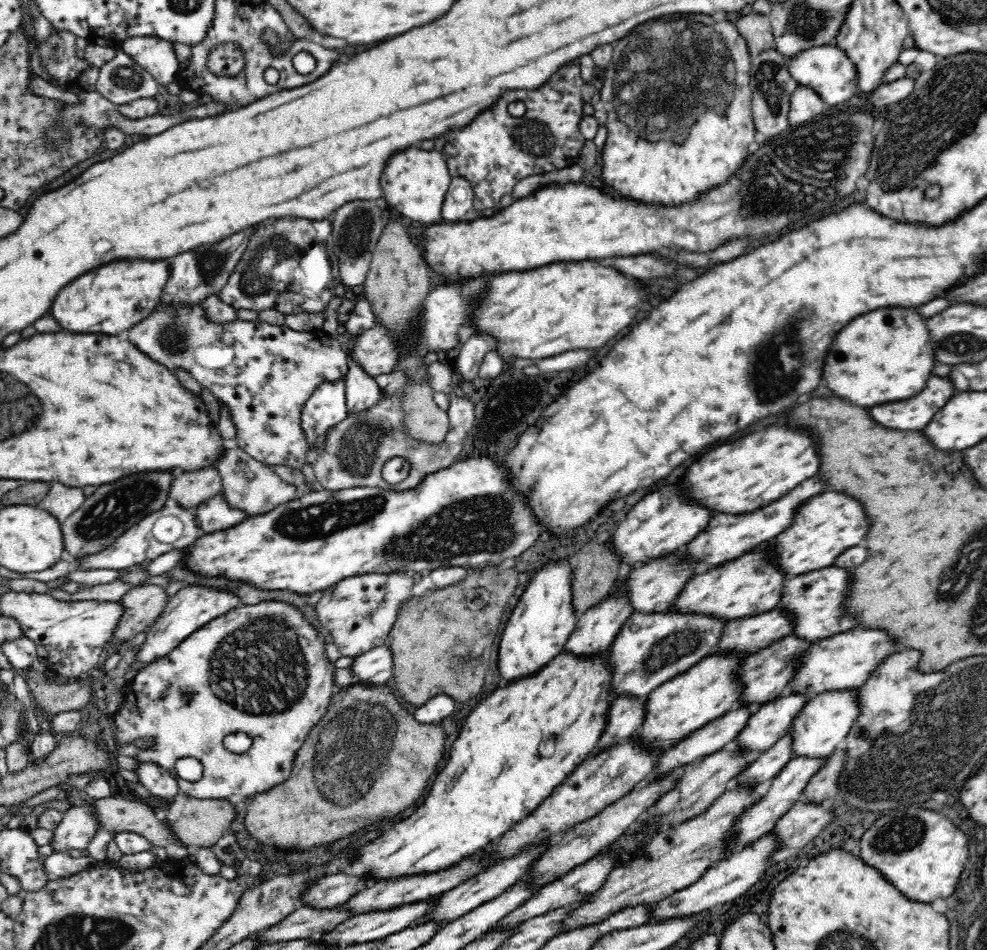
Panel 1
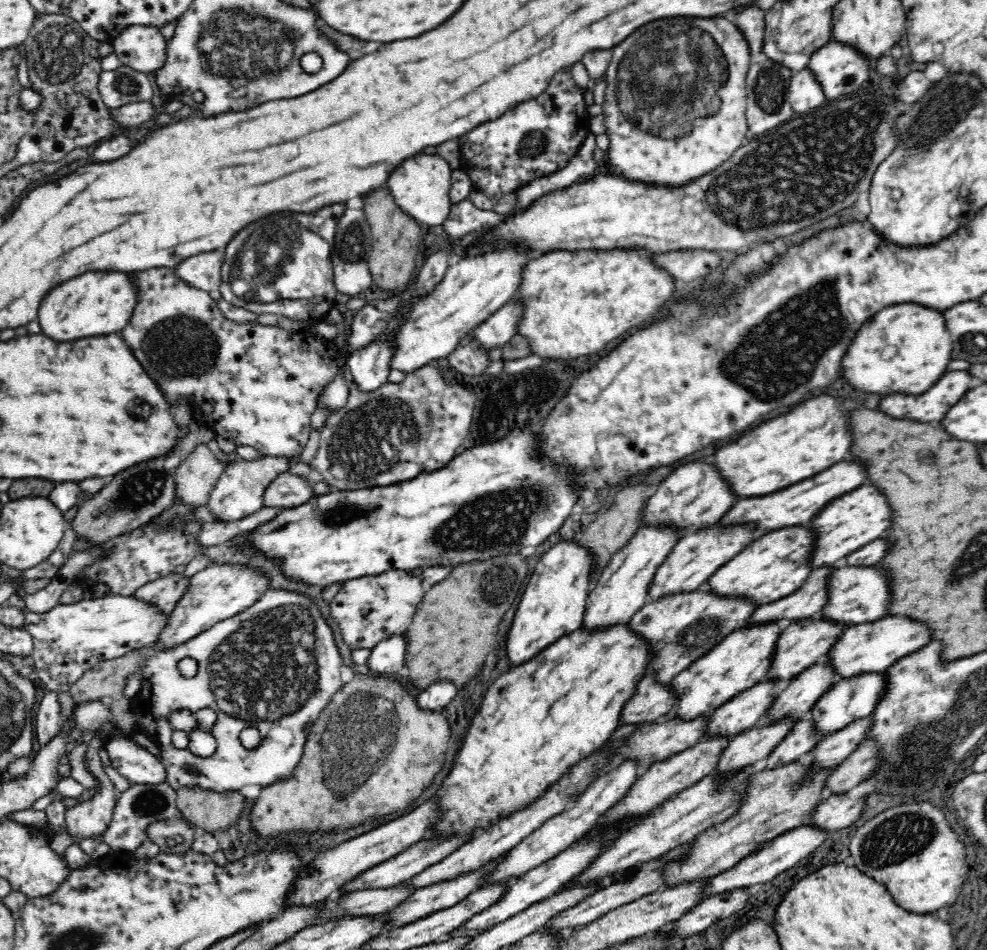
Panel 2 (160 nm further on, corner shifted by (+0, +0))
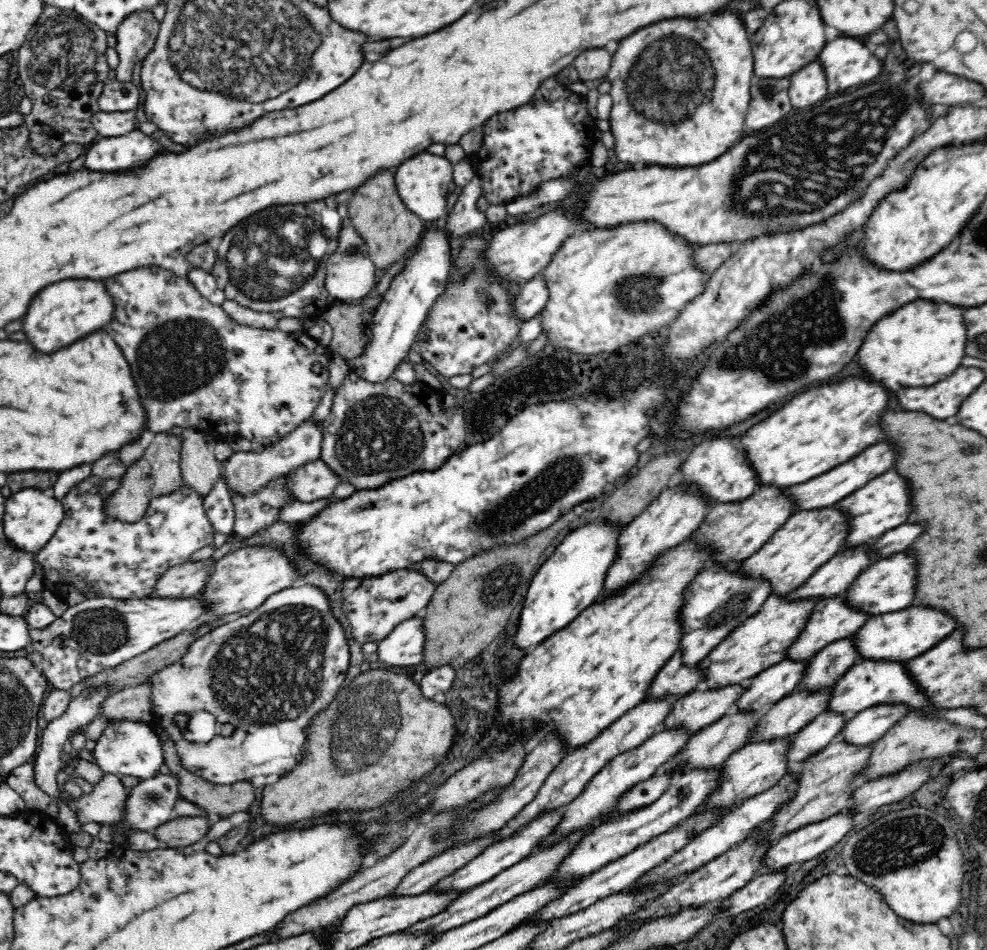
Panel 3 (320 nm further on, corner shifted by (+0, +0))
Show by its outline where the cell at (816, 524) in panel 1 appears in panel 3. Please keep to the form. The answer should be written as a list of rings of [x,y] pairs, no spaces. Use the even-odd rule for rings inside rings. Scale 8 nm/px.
[[[895,468],[883,472],[882,476],[873,478],[863,488],[846,496],[836,504],[845,512],[851,529],[844,548],[858,546],[862,542],[869,543],[880,538],[880,534],[888,532],[890,528],[904,524],[908,520],[908,516],[912,514],[912,510],[910,510],[912,502],[910,500],[912,500],[910,498],[910,486]]]

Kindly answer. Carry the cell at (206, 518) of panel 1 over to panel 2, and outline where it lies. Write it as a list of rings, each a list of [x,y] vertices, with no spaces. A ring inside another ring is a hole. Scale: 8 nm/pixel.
[[[301,454],[298,457],[260,455],[257,460],[243,460],[241,457],[226,465],[224,464],[222,474],[218,478],[218,483],[210,495],[207,507],[223,522],[240,520],[264,507],[264,494],[266,488],[274,482],[274,479],[282,473],[301,462]]]

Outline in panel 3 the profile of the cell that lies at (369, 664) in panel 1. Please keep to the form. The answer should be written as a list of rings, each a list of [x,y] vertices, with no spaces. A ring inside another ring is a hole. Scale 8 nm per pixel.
[[[410,617],[395,626],[379,643],[377,653],[390,666],[414,666],[423,662],[423,618]]]

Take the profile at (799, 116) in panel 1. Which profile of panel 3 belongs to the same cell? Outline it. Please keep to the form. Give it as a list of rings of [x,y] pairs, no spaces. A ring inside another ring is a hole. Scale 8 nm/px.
[[[819,59],[789,76],[789,99],[795,110],[822,102],[828,94],[828,80]]]

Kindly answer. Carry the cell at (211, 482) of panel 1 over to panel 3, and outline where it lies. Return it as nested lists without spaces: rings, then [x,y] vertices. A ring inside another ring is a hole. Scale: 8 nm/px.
[[[196,427],[186,428],[182,434],[181,473],[184,485],[202,496],[208,495],[222,473],[221,463],[212,452],[207,436]]]

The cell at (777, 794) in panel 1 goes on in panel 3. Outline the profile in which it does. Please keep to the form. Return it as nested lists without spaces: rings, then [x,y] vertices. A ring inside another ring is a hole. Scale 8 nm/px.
[[[906,703],[884,704],[851,715],[839,738],[852,744],[868,744],[883,737],[888,729],[910,712]]]

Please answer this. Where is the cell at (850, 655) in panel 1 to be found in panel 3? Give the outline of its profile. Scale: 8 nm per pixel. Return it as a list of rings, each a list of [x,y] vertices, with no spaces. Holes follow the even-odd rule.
[[[912,606],[898,612],[872,615],[864,626],[855,632],[855,645],[860,659],[902,660],[904,662],[928,652],[956,630],[956,620],[942,610]]]

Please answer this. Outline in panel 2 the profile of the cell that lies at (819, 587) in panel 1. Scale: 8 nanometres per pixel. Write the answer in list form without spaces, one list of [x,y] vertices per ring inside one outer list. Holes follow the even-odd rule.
[[[842,563],[831,572],[827,584],[829,599],[820,615],[834,622],[842,622],[848,626],[878,620],[888,614],[890,608],[890,584],[884,568],[870,566],[858,568]]]

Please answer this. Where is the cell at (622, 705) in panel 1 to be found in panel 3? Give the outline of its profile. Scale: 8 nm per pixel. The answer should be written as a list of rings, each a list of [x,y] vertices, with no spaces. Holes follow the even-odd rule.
[[[680,648],[674,652],[670,660],[666,661],[650,685],[647,692],[648,699],[656,699],[664,694],[680,698],[681,695],[692,692],[703,685],[705,672],[699,665],[701,662],[684,664],[682,657],[683,650]]]

